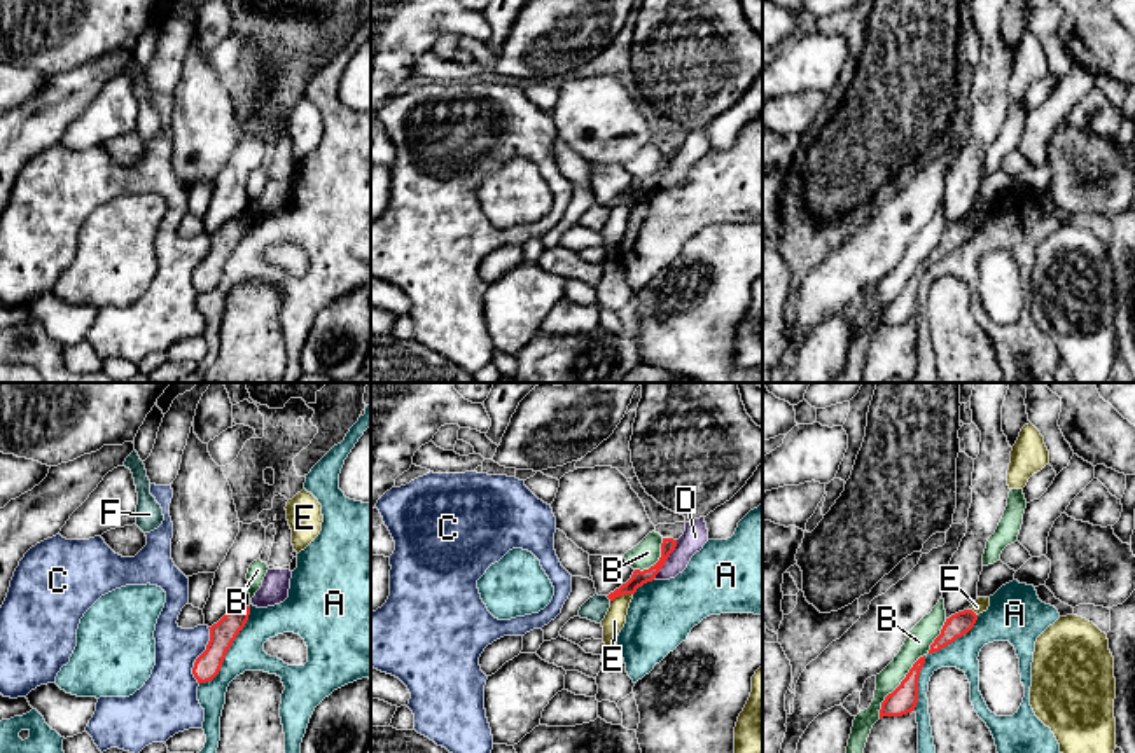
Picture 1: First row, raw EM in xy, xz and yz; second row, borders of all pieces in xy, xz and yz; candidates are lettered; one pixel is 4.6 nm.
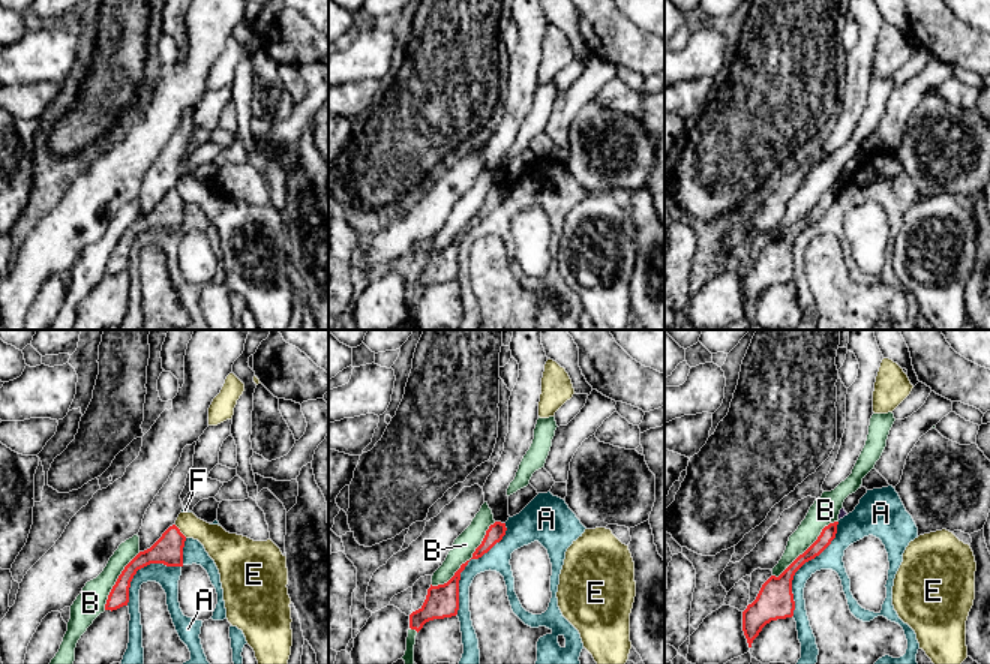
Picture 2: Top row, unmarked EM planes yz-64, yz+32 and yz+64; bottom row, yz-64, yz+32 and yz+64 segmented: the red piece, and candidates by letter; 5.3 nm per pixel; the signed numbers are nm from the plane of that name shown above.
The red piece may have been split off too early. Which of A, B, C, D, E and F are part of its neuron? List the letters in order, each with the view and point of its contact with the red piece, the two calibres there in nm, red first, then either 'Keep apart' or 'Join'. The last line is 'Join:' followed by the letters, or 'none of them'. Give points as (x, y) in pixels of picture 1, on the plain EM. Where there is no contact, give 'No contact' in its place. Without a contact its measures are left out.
A: Touches red at xy (229, 255). Thickness 120 nm (red) against 160 nm. Keep apart
B: Touches red at yz (899, 294). Thickness 120 nm (red) against 120 nm. Keep apart
C: Touches red at xy (200, 264). Thickness 120 nm (red) against 260 nm. Keep apart
D: Touches red at xz (667, 166). Thickness 70 nm (red) against 110 nm. Keep apart
E: Touches red at xz (621, 203). Thickness 70 nm (red) against 100 nm. Keep apart
F: Touches red at xz (609, 207). Thickness 70 nm (red) against 110 nm. Keep apart
Join: none of them

